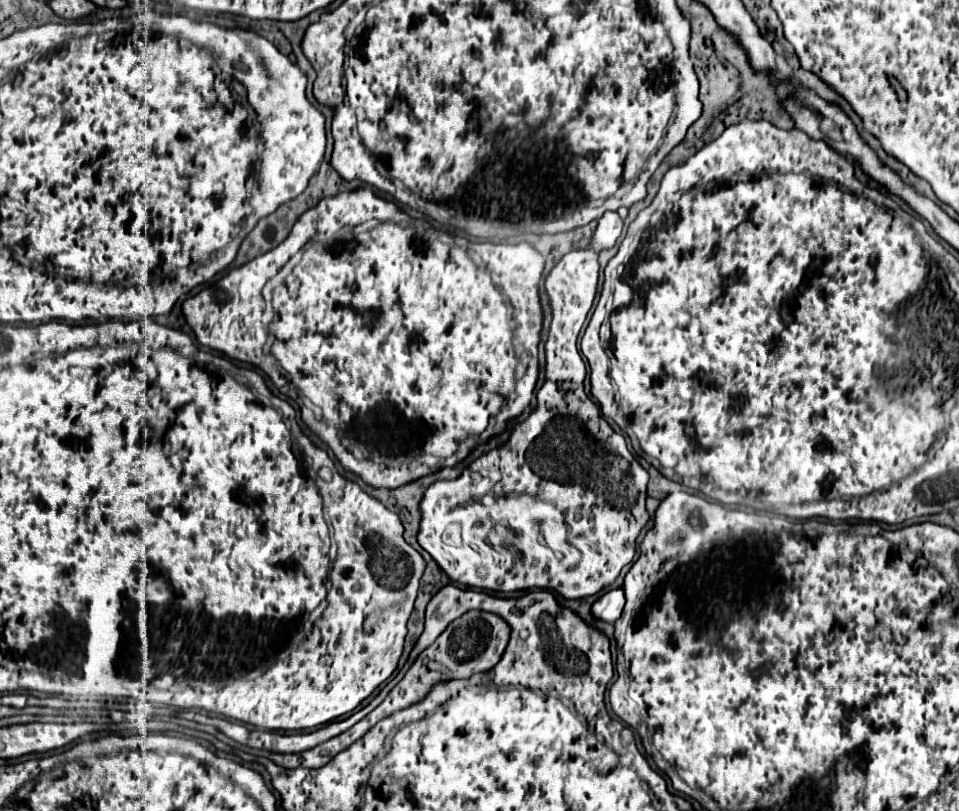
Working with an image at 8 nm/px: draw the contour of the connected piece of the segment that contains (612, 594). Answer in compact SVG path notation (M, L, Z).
M610 590L606 594L602 594L594 604L592 604L592 614L594 618L598 620L604 620L604 622L610 622L614 624L622 610L624 610L624 604L626 604L626 596L624 596L624 590Z

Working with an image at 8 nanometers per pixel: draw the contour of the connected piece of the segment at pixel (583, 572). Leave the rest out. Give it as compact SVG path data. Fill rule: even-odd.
M606 212L598 220L590 246L568 252L546 276L544 288L552 306L552 322L546 340L546 384L538 392L536 408L524 422L514 426L506 444L482 454L472 464L472 468L462 472L462 488L470 490L458 490L458 480L454 480L454 486L452 480L436 480L424 492L420 502L422 518L418 528L418 544L454 582L494 592L550 588L564 598L576 600L594 596L606 586L614 584L622 568L638 558L638 536L652 520L646 510L646 488L650 476L630 454L626 438L612 430L606 418L602 418L600 408L586 396L584 378L588 370L578 350L580 330L596 298L600 270L598 254L610 250L616 244L622 234L622 226L624 220L618 216L618 212ZM474 492L478 492L478 498L482 500L464 504L462 498L476 498ZM478 564L488 568L486 578L478 578Z

